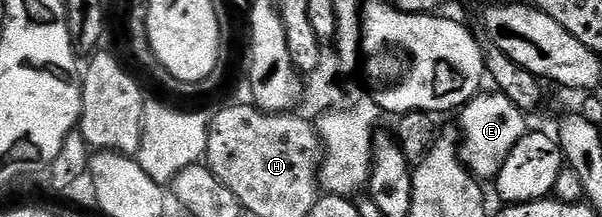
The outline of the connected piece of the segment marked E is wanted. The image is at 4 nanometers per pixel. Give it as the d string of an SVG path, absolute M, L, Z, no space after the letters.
M482 91L472 97L460 110L459 144L461 146L461 162L468 167L469 172L478 179L495 179L507 163L507 155L515 151L515 143L523 139L527 132L527 115L519 109L507 95L498 91Z

